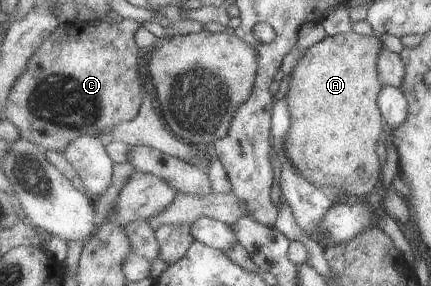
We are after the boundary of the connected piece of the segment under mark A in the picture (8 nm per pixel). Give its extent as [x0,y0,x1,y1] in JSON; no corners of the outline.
[284,33,384,196]

